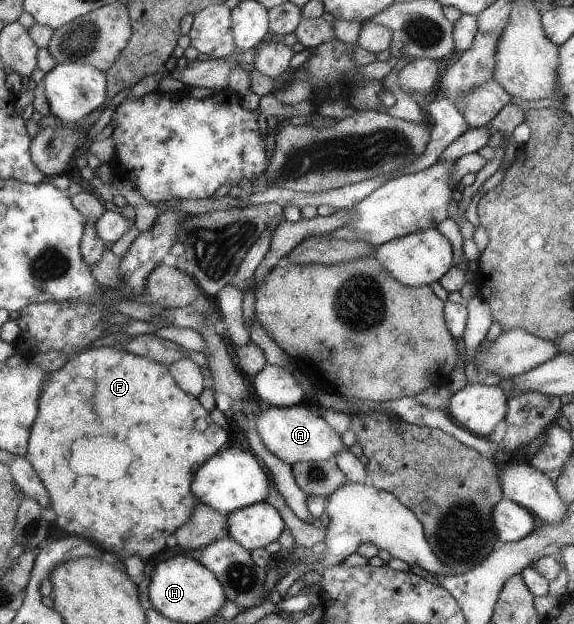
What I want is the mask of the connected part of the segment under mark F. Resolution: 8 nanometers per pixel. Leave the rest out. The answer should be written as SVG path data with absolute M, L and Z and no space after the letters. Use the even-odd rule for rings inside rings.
M94 347L88 349L86 352L82 352L75 357L70 358L66 364L57 371L52 371L47 378L48 382L43 386L43 394L40 395L39 414L36 422L34 423L31 439L29 440L29 449L26 458L34 465L38 476L42 478L42 482L46 484L46 488L50 490L50 496L52 496L52 508L56 510L58 514L58 526L68 532L68 534L76 534L76 536L82 536L82 538L90 538L94 540L98 546L102 546L104 550L110 550L110 552L116 552L120 554L122 558L128 558L128 556L142 556L144 561L148 561L150 556L158 554L160 550L164 550L166 546L166 538L169 534L175 534L176 529L179 529L188 522L193 512L198 506L199 502L195 492L192 490L192 480L194 480L194 472L198 472L200 467L211 459L219 450L224 449L227 446L230 436L224 427L216 424L212 420L211 412L204 408L199 397L192 396L187 392L184 392L183 388L176 382L175 376L172 376L172 371L167 365L152 360L151 358L140 356L124 349L118 349L116 347ZM106 434L114 434L118 440L128 440L132 444L132 450L134 450L134 462L128 470L128 474L116 482L104 482L96 476L78 476L72 472L70 468L70 458L72 458L72 444L82 438L82 436L106 436Z

